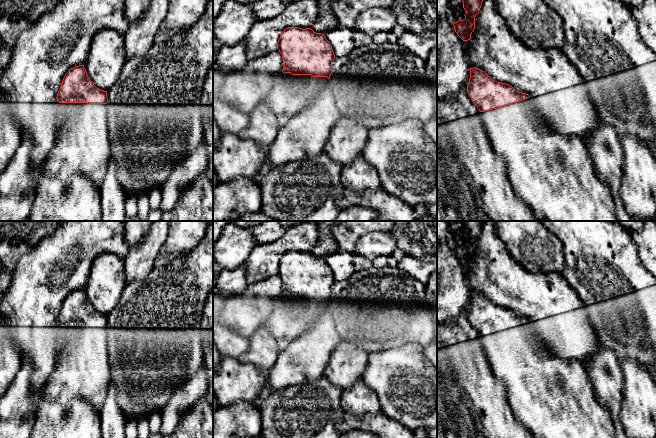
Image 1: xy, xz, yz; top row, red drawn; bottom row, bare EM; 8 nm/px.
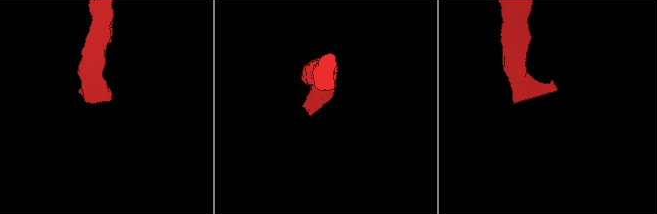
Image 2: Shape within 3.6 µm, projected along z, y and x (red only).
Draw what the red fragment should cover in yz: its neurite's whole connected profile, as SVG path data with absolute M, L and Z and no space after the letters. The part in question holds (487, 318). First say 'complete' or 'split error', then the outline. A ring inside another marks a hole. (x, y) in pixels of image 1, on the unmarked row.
split error; M470 292L467 316L480 335L488 364L500 379L515 417L535 438L615 438L606 407L596 399L583 363L551 354L526 317Z

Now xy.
split error; M79 289L65 298L56 323L57 325L52 328L57 341L56 365L42 389L43 398L66 406L74 398L81 397L100 413L111 384L106 329L108 327L107 315L97 312L88 301L84 289Z

